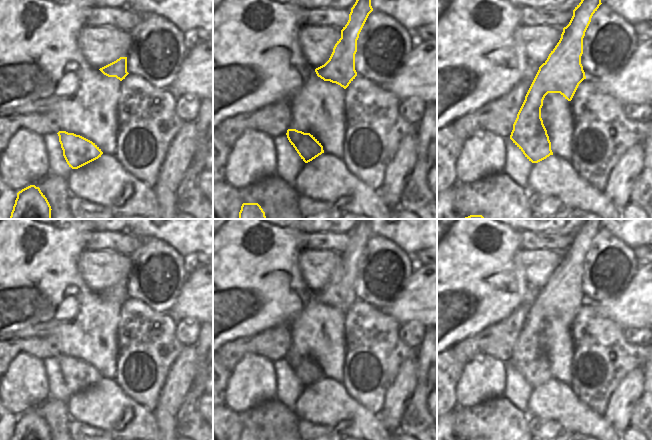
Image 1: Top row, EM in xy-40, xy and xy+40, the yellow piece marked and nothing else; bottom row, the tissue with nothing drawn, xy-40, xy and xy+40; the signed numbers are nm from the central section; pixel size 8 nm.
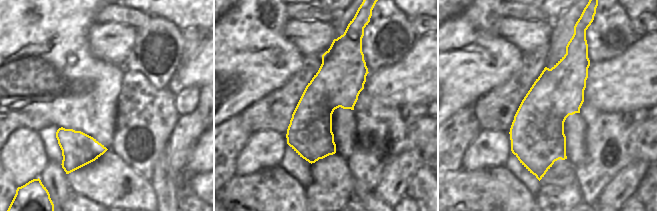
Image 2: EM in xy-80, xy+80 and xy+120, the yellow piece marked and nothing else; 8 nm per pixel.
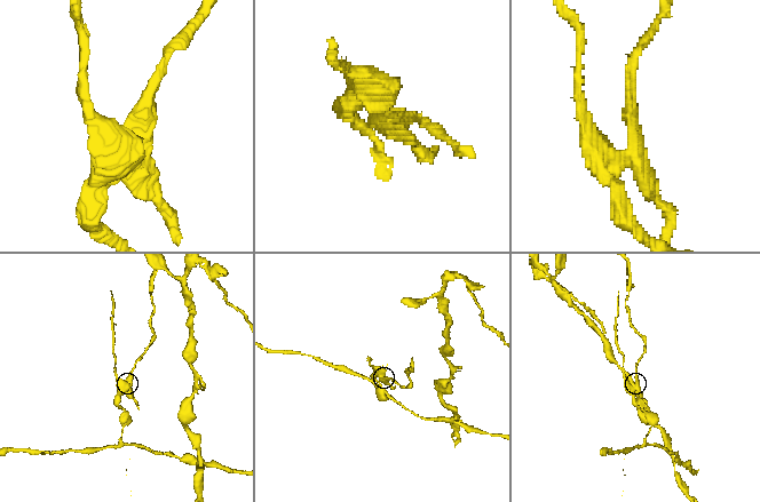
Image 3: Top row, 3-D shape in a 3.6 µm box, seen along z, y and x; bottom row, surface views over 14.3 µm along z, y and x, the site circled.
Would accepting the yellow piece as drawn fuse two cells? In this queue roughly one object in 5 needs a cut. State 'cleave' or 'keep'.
cleave

